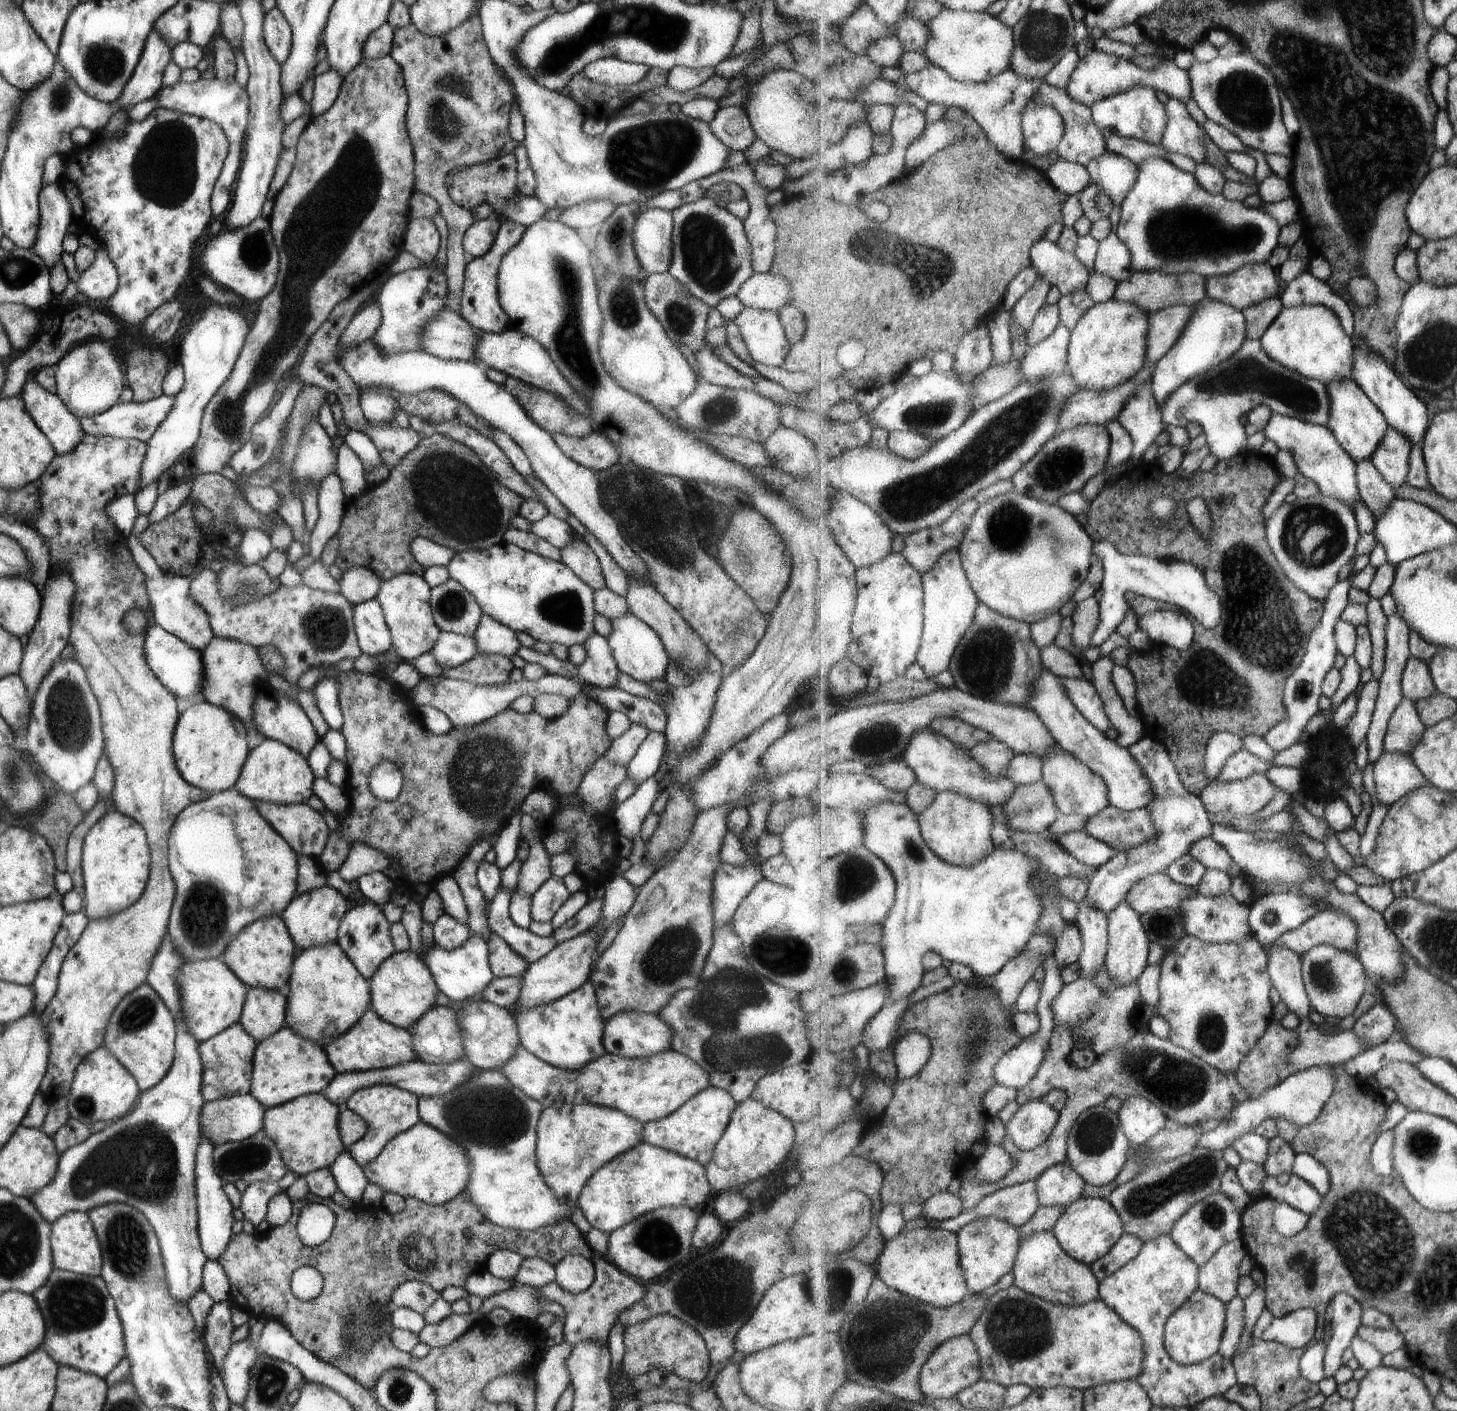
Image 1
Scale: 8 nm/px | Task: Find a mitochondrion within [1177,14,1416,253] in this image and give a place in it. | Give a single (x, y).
(1243, 96)

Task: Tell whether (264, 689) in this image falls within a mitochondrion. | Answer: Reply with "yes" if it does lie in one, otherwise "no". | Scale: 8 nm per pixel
no

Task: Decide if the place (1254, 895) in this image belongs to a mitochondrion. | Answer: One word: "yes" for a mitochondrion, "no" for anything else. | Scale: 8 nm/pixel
no

